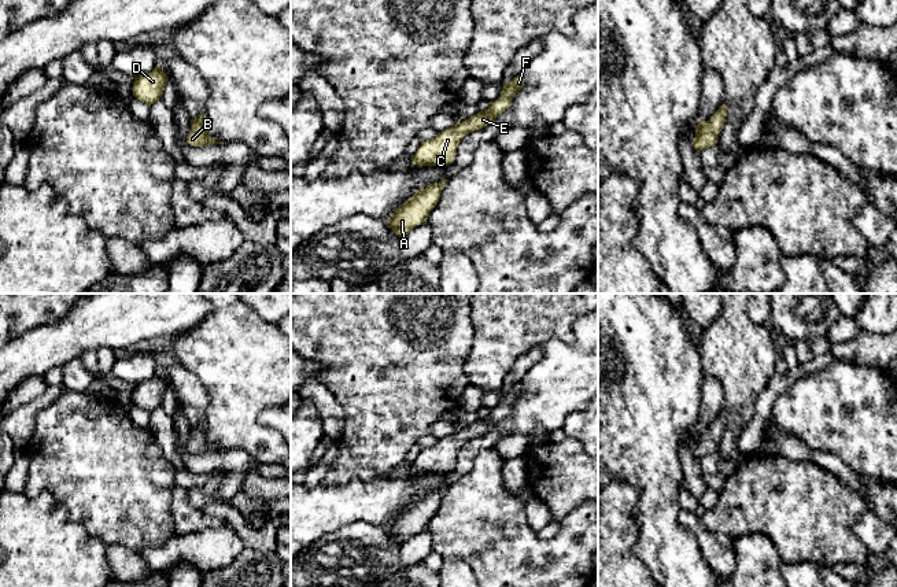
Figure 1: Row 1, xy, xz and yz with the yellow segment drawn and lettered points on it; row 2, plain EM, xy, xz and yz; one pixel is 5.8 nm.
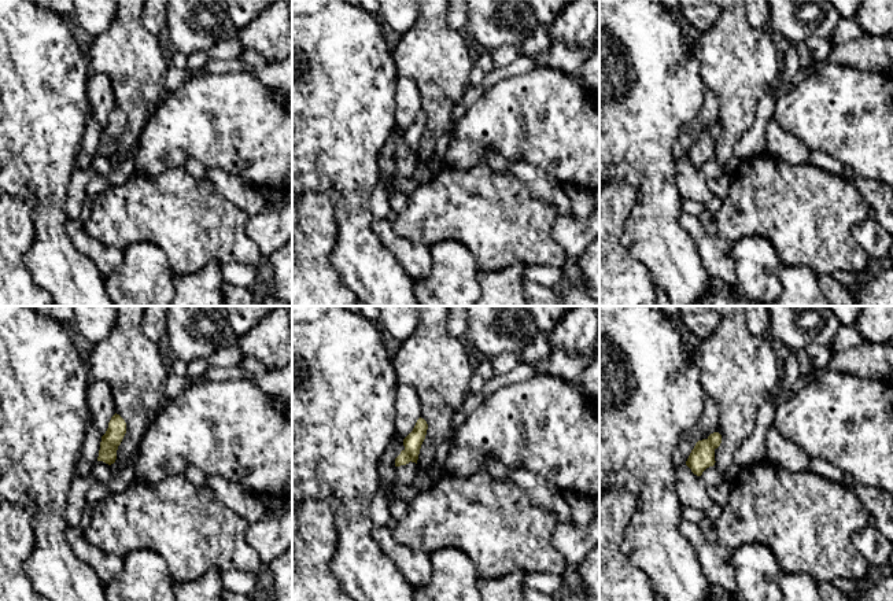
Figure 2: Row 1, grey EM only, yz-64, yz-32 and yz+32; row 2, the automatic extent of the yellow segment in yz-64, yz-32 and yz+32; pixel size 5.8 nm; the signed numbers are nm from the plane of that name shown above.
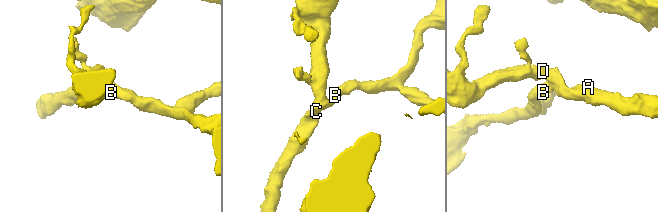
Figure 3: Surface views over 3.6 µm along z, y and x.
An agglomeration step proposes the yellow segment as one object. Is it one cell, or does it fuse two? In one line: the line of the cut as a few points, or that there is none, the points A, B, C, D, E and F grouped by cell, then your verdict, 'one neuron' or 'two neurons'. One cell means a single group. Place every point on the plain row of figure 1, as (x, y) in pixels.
cut none; groups A B C D E F; one neuron

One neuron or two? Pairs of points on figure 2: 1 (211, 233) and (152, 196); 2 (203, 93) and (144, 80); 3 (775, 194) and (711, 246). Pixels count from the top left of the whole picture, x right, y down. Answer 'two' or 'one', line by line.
1: one
2: two
3: two

